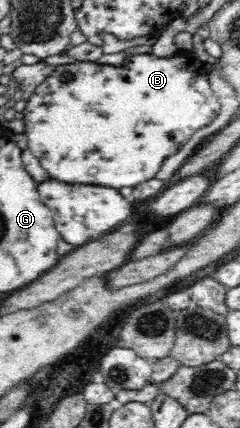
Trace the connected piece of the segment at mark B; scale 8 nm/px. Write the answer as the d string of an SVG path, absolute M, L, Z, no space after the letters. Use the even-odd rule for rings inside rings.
M191 50L167 58L131 54L121 66L93 61L57 66L26 101L22 120L29 148L53 180L65 184L109 184L118 189L137 186L157 176L166 158L179 152L195 132L218 116L221 105L208 81L210 71L211 64L194 57Z

